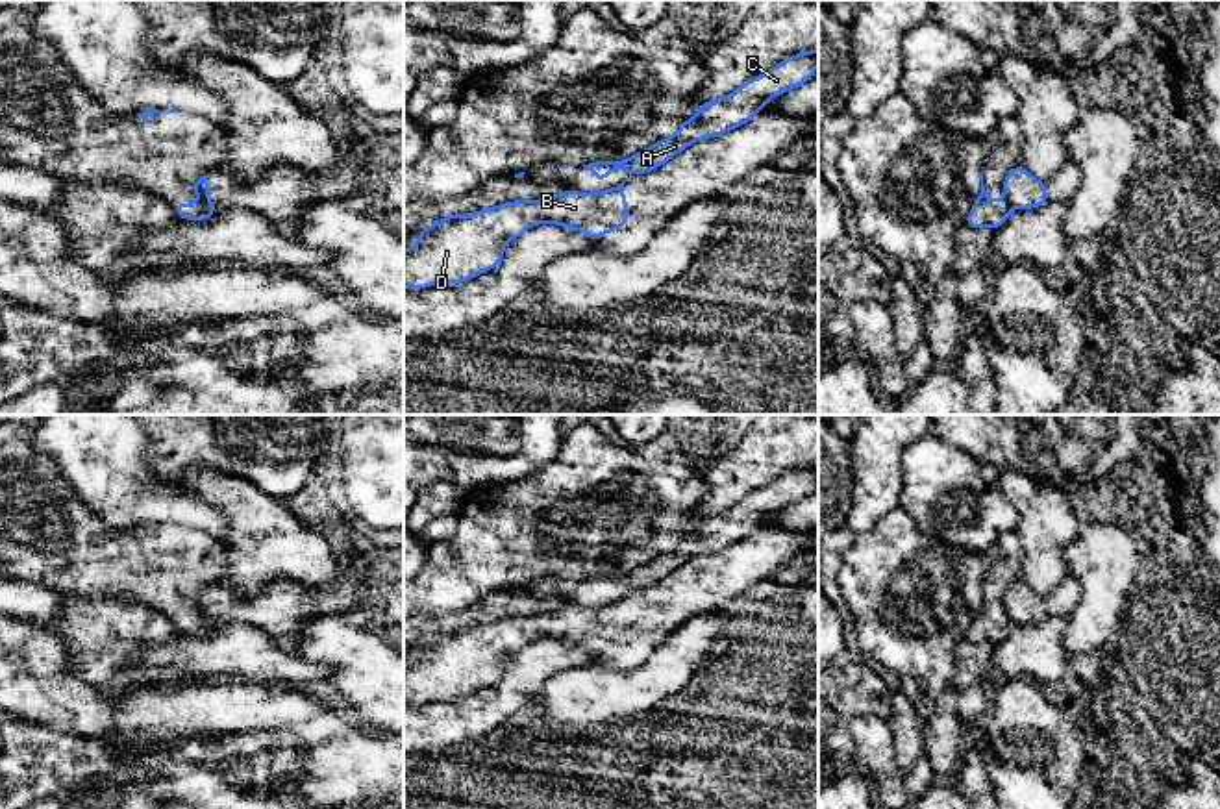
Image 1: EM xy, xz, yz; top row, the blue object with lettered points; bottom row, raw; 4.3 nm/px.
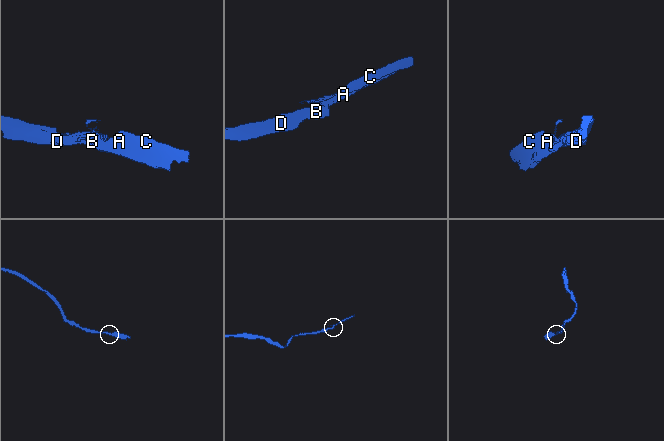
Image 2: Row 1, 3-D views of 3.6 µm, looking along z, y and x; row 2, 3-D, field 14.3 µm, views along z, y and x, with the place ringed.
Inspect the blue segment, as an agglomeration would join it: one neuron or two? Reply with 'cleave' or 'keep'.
cleave

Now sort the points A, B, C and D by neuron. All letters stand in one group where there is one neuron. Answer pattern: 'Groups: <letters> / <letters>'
Groups: A C / B D

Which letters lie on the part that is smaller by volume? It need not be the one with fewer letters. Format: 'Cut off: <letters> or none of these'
Cut off: A, C

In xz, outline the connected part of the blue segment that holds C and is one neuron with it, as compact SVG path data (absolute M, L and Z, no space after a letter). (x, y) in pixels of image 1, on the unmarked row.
M818 465L803 467L783 474L778 481L759 489L724 513L715 513L698 520L698 528L665 555L622 576L594 576L583 579L596 594L604 596L615 583L624 583L631 591L654 585L676 568L683 566L692 555L702 555L726 548L746 539L763 526L763 520L785 505L805 498L818 481Z

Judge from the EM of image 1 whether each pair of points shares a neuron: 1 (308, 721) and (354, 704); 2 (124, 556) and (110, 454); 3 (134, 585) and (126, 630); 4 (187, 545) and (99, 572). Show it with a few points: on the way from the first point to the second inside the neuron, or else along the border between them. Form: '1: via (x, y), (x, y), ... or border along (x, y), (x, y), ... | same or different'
1: border along (343, 709), (363, 724) | different
2: border along (86, 506), (110, 528), (139, 530) | different
3: border along (95, 597), (141, 602), (156, 611) | different
4: via (165, 558), (158, 565), (121, 565) | same

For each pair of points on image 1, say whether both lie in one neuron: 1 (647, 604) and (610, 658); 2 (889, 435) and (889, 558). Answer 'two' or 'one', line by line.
1: one
2: two

